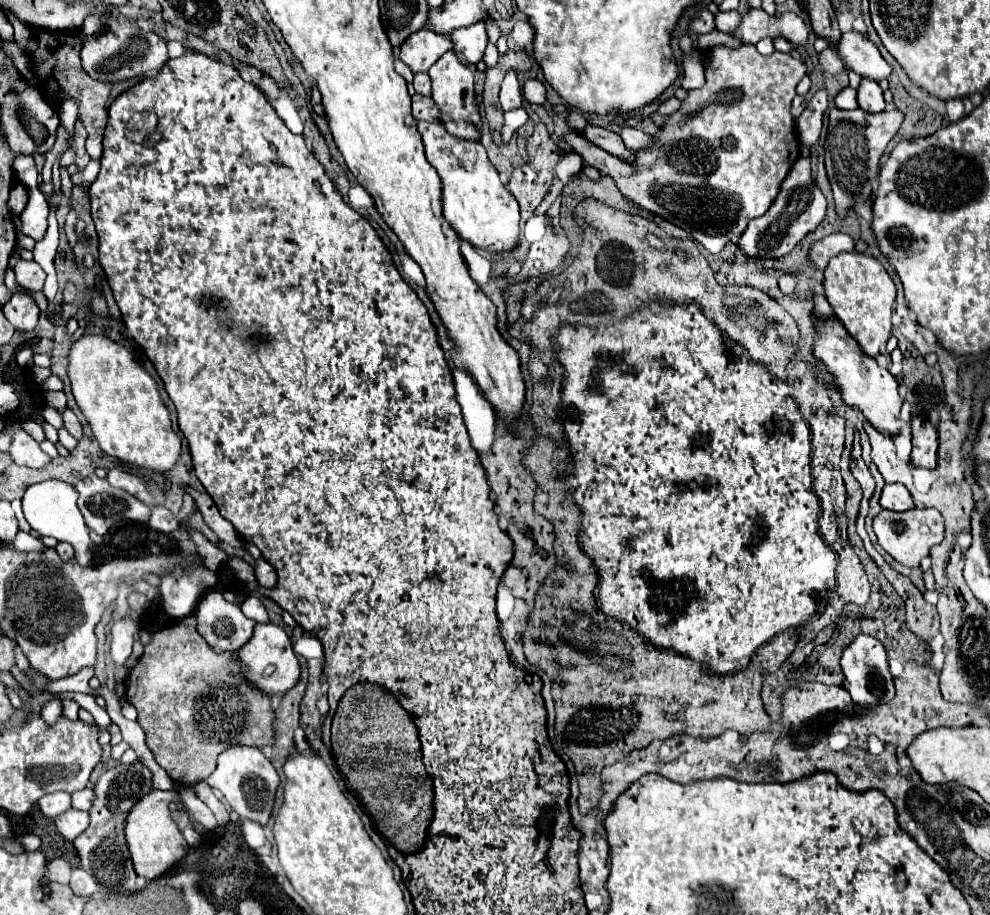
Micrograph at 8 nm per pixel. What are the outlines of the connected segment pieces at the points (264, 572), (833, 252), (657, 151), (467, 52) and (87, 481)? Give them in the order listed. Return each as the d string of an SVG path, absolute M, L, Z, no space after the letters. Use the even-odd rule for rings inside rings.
M260 558L256 562L256 568L254 570L256 570L256 580L258 580L260 586L264 586L264 588L274 588L276 586L276 582L278 582L276 570L264 558Z
M830 234L812 244L810 260L816 268L824 270L828 266L830 258L838 256L840 252L854 252L854 240L846 234Z
M744 44L740 48L714 46L706 54L706 84L690 90L680 108L664 118L660 130L652 136L650 148L634 152L634 160L626 162L588 142L582 134L566 134L566 142L578 152L588 166L610 176L618 190L640 208L662 216L664 220L686 228L710 254L720 254L726 244L738 242L746 224L762 216L778 194L780 182L798 160L798 136L790 116L790 104L796 96L796 84L806 76L806 66L788 54L762 56L756 46Z
M478 20L472 26L458 28L450 34L450 40L454 44L452 52L464 54L470 64L476 64L482 60L484 48L488 44L488 34L486 34L486 20Z
M96 474L86 476L74 488L80 494L78 508L86 524L100 536L120 520L144 522L150 516L150 508L146 504L128 492L110 486L108 480L100 480Z

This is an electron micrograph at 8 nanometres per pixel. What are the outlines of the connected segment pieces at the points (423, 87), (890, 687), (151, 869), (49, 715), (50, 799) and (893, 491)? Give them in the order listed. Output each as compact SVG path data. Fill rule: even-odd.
M420 72L420 74L414 74L414 90L418 94L424 94L424 96L430 96L432 92L432 84L430 84L430 76Z
M858 634L844 650L840 658L840 666L844 672L844 688L850 692L852 700L860 706L876 706L892 700L894 696L894 678L890 674L888 666L888 654L886 646L870 636L870 634Z
M152 790L144 798L140 798L126 818L126 842L130 848L130 856L134 862L134 870L138 876L146 880L154 880L166 870L170 870L176 862L180 862L188 850L188 844L178 830L176 822L170 818L168 804L174 800L172 792Z
M48 700L48 702L42 706L42 716L44 716L44 720L48 720L50 724L54 724L60 714L62 714L62 702L60 702L60 700Z
M52 792L38 800L38 806L46 818L56 818L60 812L70 808L70 794L68 792Z
M886 484L882 490L880 504L886 510L910 510L910 508L914 508L912 496L906 490L906 486L902 486L902 484Z

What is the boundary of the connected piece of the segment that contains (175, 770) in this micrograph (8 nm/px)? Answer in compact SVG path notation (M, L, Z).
M186 616L182 622L152 634L150 644L144 646L142 658L128 674L126 700L138 710L138 724L146 732L146 744L154 754L154 760L168 772L174 782L184 786L196 786L198 782L208 780L216 768L218 754L228 746L246 744L262 748L274 742L274 712L270 708L270 698L260 696L260 692L254 688L248 688L248 682L244 676L240 676L236 652L216 652L202 640L202 636L196 632L194 616Z

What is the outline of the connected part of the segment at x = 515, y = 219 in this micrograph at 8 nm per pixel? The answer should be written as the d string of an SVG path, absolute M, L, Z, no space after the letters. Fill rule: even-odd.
M418 122L418 132L424 140L426 158L436 168L442 180L442 210L452 228L476 248L490 252L512 250L518 244L520 208L516 198L502 184L496 168L490 164L480 142L460 140L446 132L440 122Z

